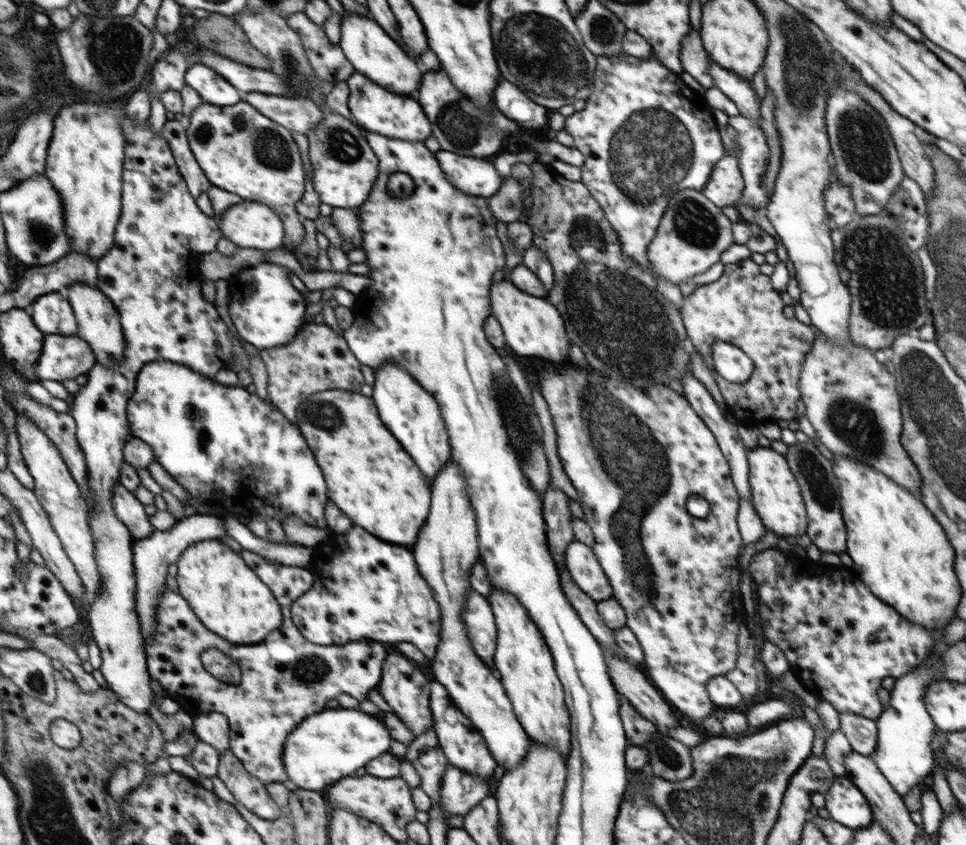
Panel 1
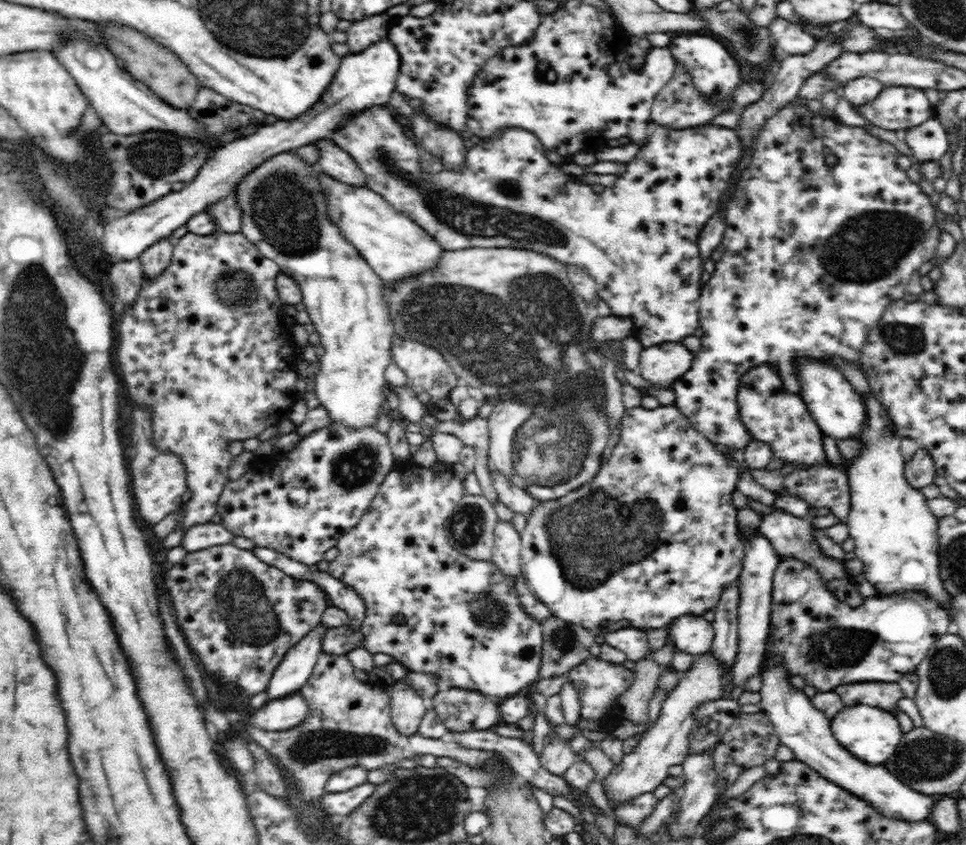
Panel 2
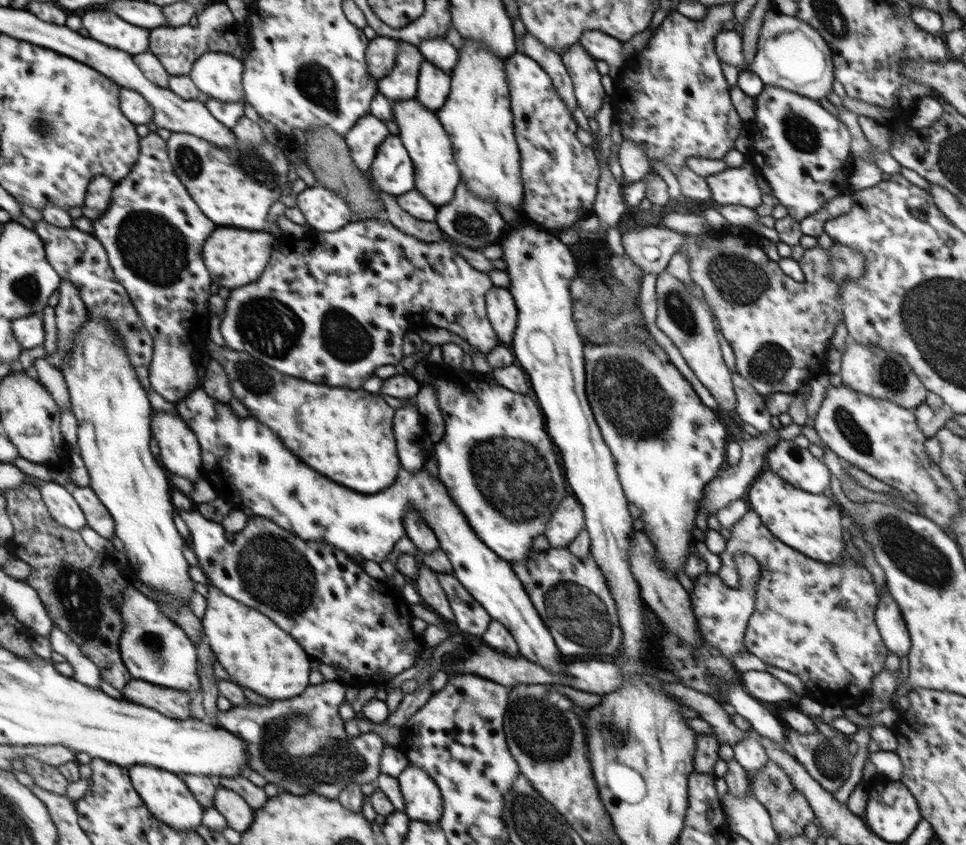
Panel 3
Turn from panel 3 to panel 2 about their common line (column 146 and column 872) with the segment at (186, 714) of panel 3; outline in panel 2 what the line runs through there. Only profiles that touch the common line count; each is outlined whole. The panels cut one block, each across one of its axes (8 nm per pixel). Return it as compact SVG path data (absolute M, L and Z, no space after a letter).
M864 682L838 686L834 692L838 694L845 706L868 704L885 709L896 715L898 700L904 694L897 682Z

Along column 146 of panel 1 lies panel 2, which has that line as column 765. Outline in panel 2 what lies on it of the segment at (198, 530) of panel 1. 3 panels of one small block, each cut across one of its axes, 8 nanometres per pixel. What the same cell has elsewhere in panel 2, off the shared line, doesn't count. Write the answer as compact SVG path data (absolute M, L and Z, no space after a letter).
M760 532L752 535L746 542L742 572L739 576L737 586L739 586L738 605L738 657L736 663L730 668L733 686L741 687L748 678L758 676L762 663L762 656L765 654L765 645L769 635L770 606L772 604L773 576L780 562L780 557L772 543Z

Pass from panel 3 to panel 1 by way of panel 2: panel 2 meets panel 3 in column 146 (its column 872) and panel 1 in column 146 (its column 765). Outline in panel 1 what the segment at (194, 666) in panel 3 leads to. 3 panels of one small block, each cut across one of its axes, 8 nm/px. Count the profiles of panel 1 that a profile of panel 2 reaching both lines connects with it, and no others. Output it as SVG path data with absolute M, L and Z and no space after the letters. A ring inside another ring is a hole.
M247 551L244 553L246 564L254 568L260 580L272 591L274 598L279 602L283 620L281 626L270 632L263 642L258 644L230 644L221 636L211 632L190 608L189 602L180 592L172 592L168 584L158 594L157 628L149 644L146 645L149 657L149 669L153 678L163 687L164 697L178 702L179 706L191 717L198 713L222 713L229 722L229 746L247 770L257 776L262 783L284 782L288 779L284 769L284 754L286 736L297 728L307 716L316 714L326 708L326 703L344 694L352 696L359 702L367 700L371 690L377 689L382 677L382 665L391 647L387 644L368 639L352 640L342 646L323 646L309 642L297 626L293 624L291 616L292 603L302 594L308 592L313 586L314 575L306 568L284 566L270 562L258 554ZM206 648L218 648L223 654L238 662L242 669L241 684L228 685L214 678L200 661L200 654Z

